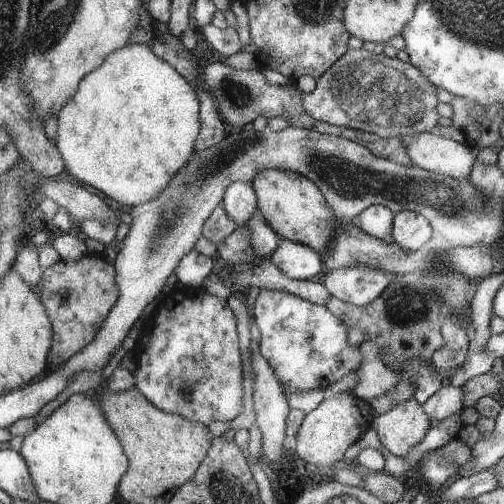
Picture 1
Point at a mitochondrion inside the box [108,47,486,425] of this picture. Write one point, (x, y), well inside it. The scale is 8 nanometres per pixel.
(371, 92)

